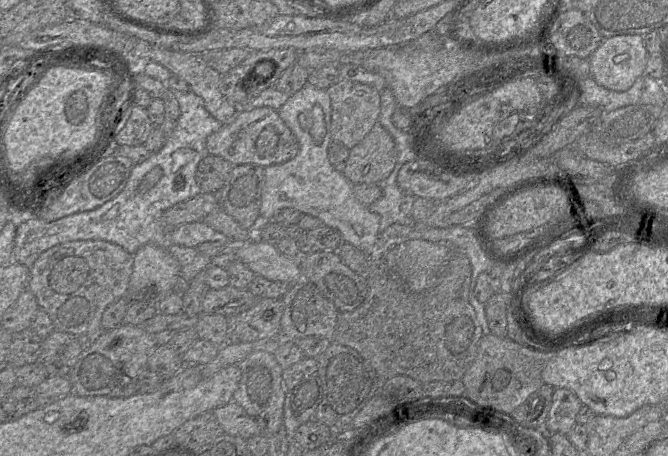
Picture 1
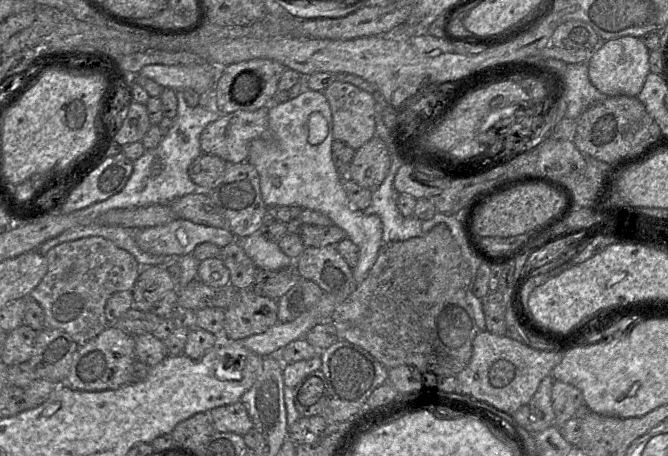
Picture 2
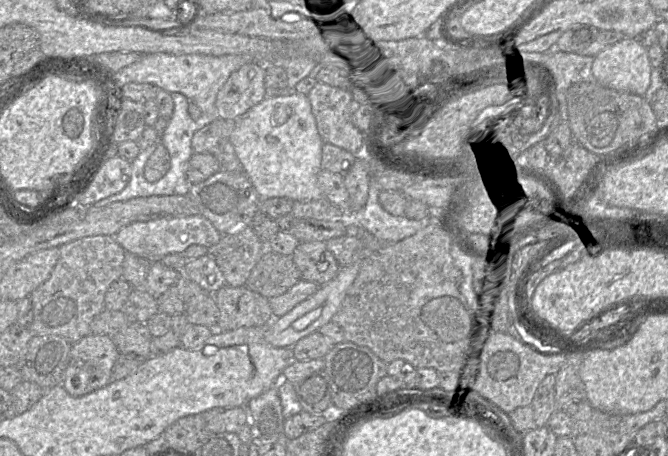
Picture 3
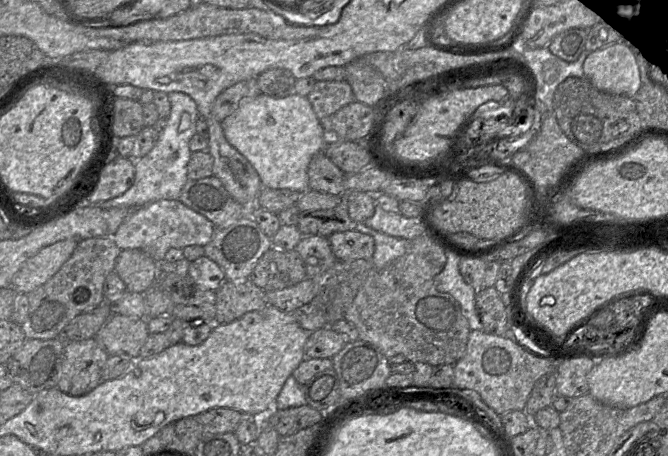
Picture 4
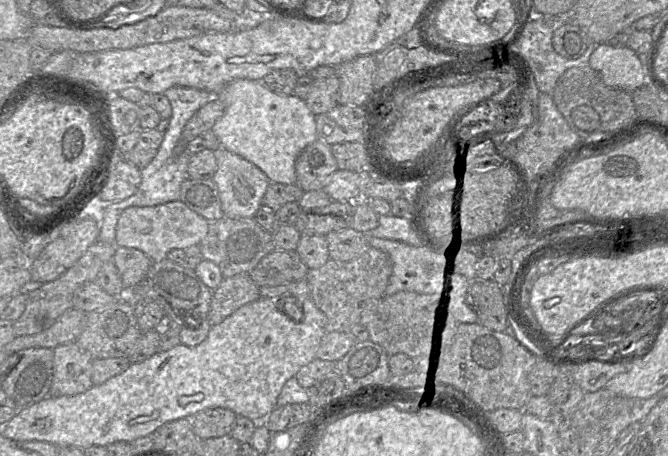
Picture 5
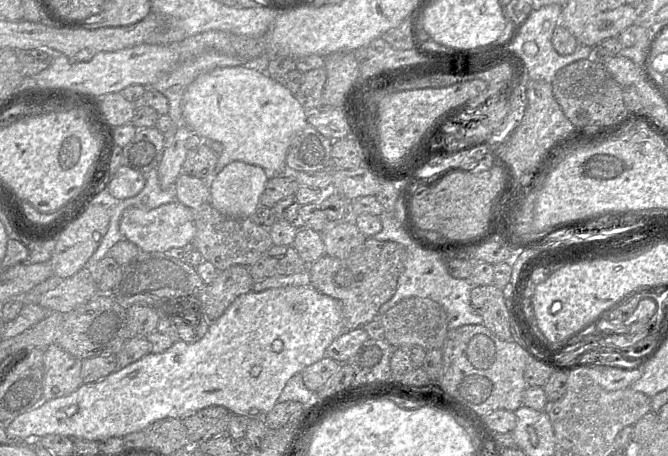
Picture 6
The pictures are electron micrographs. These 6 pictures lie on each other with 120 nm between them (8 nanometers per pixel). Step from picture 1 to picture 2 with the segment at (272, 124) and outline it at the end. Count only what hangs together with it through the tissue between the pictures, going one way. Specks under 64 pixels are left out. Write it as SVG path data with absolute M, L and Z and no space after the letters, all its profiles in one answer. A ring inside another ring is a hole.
M267 108L221 114L202 131L201 151L204 154L214 154L228 164L245 162L248 160L250 142L268 136L268 126Z

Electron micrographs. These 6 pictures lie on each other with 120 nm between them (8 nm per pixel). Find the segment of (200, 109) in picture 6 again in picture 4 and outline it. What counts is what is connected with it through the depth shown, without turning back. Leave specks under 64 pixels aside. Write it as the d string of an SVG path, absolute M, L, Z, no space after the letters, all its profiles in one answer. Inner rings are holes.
M263 93L244 98L238 109L221 121L226 140L257 171L263 188L290 189L304 193L309 189L308 168L312 158L324 151L329 138L309 99L298 94L276 98Z

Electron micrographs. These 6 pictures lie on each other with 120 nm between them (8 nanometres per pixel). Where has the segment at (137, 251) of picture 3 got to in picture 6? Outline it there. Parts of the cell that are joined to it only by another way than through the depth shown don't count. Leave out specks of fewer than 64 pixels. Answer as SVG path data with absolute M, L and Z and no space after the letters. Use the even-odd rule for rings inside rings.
M178 200L151 210L129 206L121 215L119 228L124 239L133 242L145 252L166 252L171 248L183 248L193 240L196 233L192 208Z

